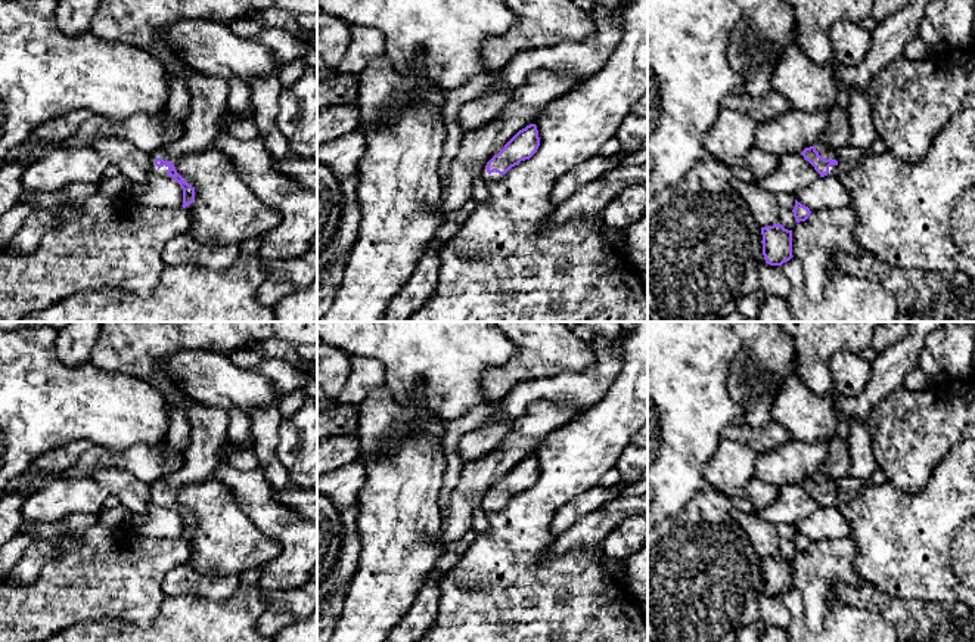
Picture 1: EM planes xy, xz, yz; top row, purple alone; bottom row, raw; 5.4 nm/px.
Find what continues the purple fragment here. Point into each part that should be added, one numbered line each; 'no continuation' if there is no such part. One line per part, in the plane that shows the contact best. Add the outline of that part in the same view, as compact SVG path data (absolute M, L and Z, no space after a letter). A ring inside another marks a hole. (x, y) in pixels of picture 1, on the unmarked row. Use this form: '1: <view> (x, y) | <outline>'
1: xy (208, 434) | M195 403L184 407L184 415L189 419L190 434L183 466L149 484L150 502L158 506L171 508L167 505L168 497L155 496L156 489L171 491L176 497L184 486L212 480L215 469L224 462L221 452L229 441L229 413Z

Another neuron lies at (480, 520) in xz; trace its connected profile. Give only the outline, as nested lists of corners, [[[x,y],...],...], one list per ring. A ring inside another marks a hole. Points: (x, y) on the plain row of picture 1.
[[[481,506],[475,509],[472,515],[472,530],[476,534],[482,534],[490,528],[490,514],[485,512]]]

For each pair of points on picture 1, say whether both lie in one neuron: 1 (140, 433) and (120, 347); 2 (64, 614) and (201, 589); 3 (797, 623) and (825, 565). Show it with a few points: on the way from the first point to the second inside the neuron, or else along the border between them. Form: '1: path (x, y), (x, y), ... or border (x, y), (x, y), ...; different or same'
1: border (92, 363), (109, 371), (136, 375), (157, 387); different
2: border (182, 564), (177, 564), (164, 577), (164, 595); different
3: border (794, 586), (803, 598), (804, 622), (809, 626); different

